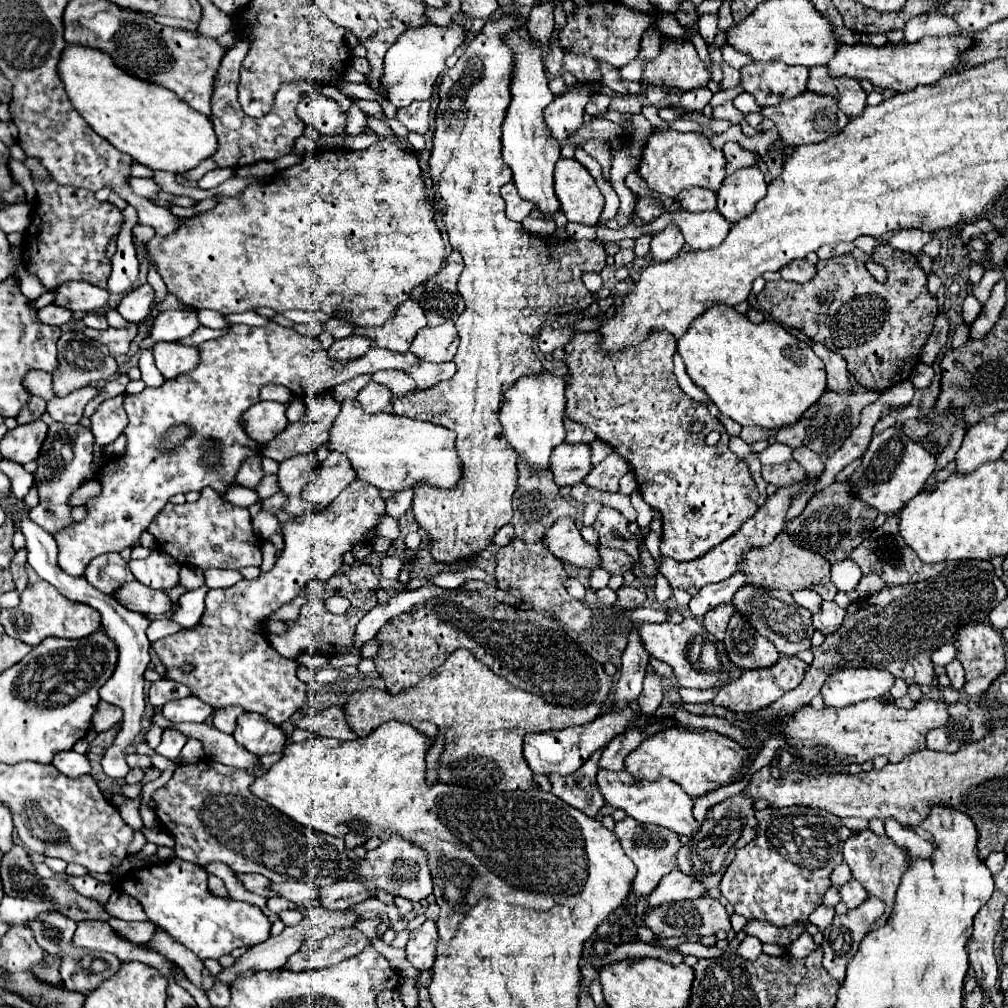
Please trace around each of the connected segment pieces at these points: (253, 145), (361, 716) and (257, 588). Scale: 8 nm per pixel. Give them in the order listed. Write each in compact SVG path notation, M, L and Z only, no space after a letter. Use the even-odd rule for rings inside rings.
M240 40L236 42L230 50L228 56L222 58L216 82L214 82L214 96L212 96L212 114L210 120L214 124L214 132L218 136L218 152L212 156L220 168L230 166L248 166L254 162L262 162L262 160L276 160L280 156L286 156L294 150L294 142L296 138L302 134L304 130L304 122L300 120L300 116L296 114L296 106L302 100L302 92L312 90L310 82L288 82L282 84L282 88L276 92L276 100L272 110L262 116L262 118L248 118L242 110L240 110L240 102L238 102L238 70L240 64L244 60L244 56L248 54L250 48L250 40Z
M456 650L440 668L436 668L436 672L424 676L418 684L396 696L376 688L354 692L346 704L346 716L348 726L360 738L368 736L388 720L430 720L446 738L446 750L438 768L440 782L452 784L468 780L468 788L530 790L538 784L522 754L524 736L528 732L560 730L592 722L600 714L600 708L602 704L588 704L584 708L558 708L548 704L546 700L540 700L540 696L512 688L508 680L496 676L490 668L484 668L472 652Z
M354 480L340 492L324 514L310 514L290 518L284 528L284 550L276 566L256 580L240 580L236 586L210 590L206 596L206 610L200 622L186 632L154 642L156 656L166 664L170 680L186 684L194 696L202 698L212 708L238 704L246 712L260 712L270 722L286 722L306 700L306 684L296 676L298 664L282 658L266 640L264 618L302 594L308 580L328 580L342 568L342 556L358 542L374 538L380 518L386 516L386 502L378 488ZM194 664L190 674L182 674L178 666Z

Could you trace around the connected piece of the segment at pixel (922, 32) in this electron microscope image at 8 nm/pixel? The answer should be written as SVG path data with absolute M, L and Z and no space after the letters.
M928 12L928 14L920 14L916 18L912 18L906 26L904 26L904 34L906 34L906 42L916 42L922 36L940 36L940 34L950 34L956 36L962 30L958 28L958 24L954 24L954 20L950 16L944 16L942 12Z

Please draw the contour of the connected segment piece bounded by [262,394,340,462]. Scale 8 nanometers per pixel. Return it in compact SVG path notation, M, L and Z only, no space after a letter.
M321 394L315 397L307 397L304 400L306 404L306 414L302 416L302 420L288 424L288 428L284 432L280 432L274 440L270 440L264 448L262 448L262 456L272 458L276 462L284 462L292 456L300 456L300 454L314 454L326 440L328 440L328 432L332 428L334 418L340 412L340 404L330 396L330 394Z

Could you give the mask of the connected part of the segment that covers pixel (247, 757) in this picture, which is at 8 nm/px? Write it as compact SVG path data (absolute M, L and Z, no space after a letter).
M174 724L182 734L186 734L188 738L196 738L202 742L204 752L210 760L216 760L220 764L232 766L232 768L240 768L240 770L250 770L254 766L260 766L258 756L250 754L248 750L244 750L232 734L224 734L220 730L216 730L210 724Z

